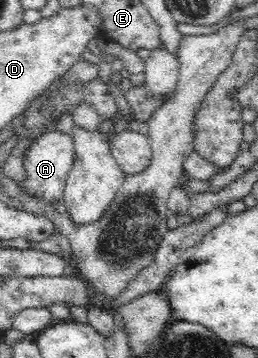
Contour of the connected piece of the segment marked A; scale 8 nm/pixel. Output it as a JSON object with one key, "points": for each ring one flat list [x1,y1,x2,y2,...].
{"points":[[48,128,40,136,36,136,32,143,29,144,23,156,23,168,25,176,23,180,16,181,22,195,30,195,40,199,46,205,56,204,63,200,63,192,67,181,68,172,74,160,74,145,72,138,66,133]]}

